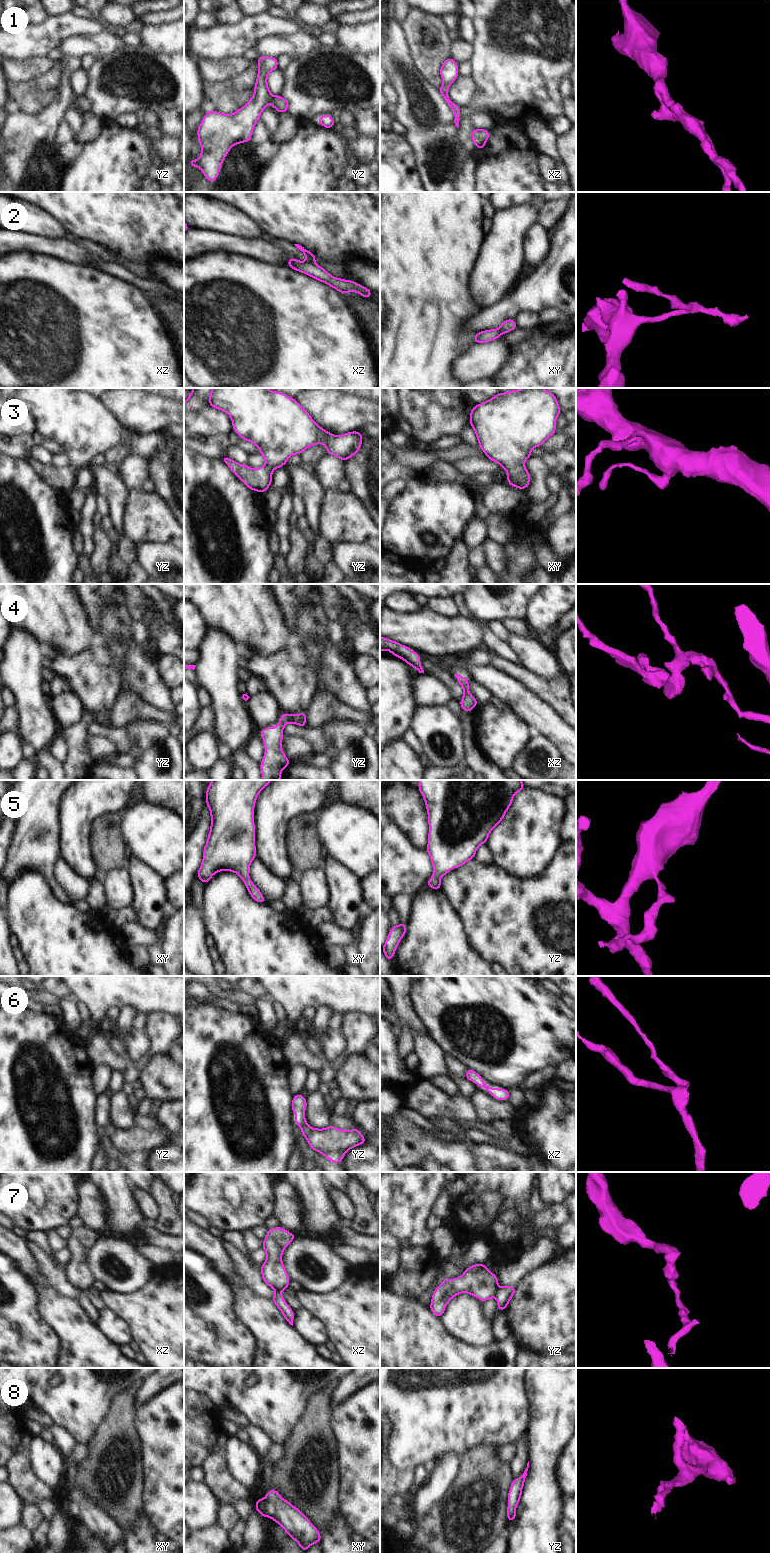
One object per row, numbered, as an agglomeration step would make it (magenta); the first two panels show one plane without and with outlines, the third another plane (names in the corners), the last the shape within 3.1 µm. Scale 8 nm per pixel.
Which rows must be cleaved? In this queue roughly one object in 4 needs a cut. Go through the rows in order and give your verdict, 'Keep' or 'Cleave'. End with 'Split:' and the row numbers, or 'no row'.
1: Keep
2: Keep
3: Keep
4: Keep
5: Keep
6: Keep
7: Cleave
8: Keep
Split: 7.

